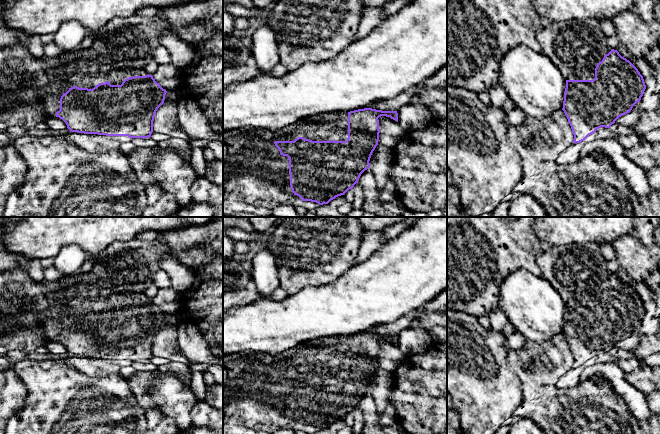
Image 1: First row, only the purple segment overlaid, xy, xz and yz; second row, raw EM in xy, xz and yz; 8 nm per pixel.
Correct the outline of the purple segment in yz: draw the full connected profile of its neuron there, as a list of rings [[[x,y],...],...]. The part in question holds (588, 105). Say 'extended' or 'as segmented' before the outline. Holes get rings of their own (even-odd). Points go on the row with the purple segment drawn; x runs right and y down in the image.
as segmented | [[[614,49],[597,64],[593,80],[566,80],[562,110],[571,126],[573,143],[584,141],[601,127],[610,128],[641,100],[645,89],[643,76],[638,69]]]

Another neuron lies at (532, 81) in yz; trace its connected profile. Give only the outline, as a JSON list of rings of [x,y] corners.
[[[516,45],[500,62],[500,86],[526,116],[541,118],[563,108],[566,80],[543,53]]]

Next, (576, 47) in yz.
[[[595,18],[551,22],[537,33],[537,40],[565,80],[593,80],[597,64],[611,51]]]

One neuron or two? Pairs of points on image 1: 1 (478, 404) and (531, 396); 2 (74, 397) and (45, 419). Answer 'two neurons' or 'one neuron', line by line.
1: two neurons
2: one neuron

